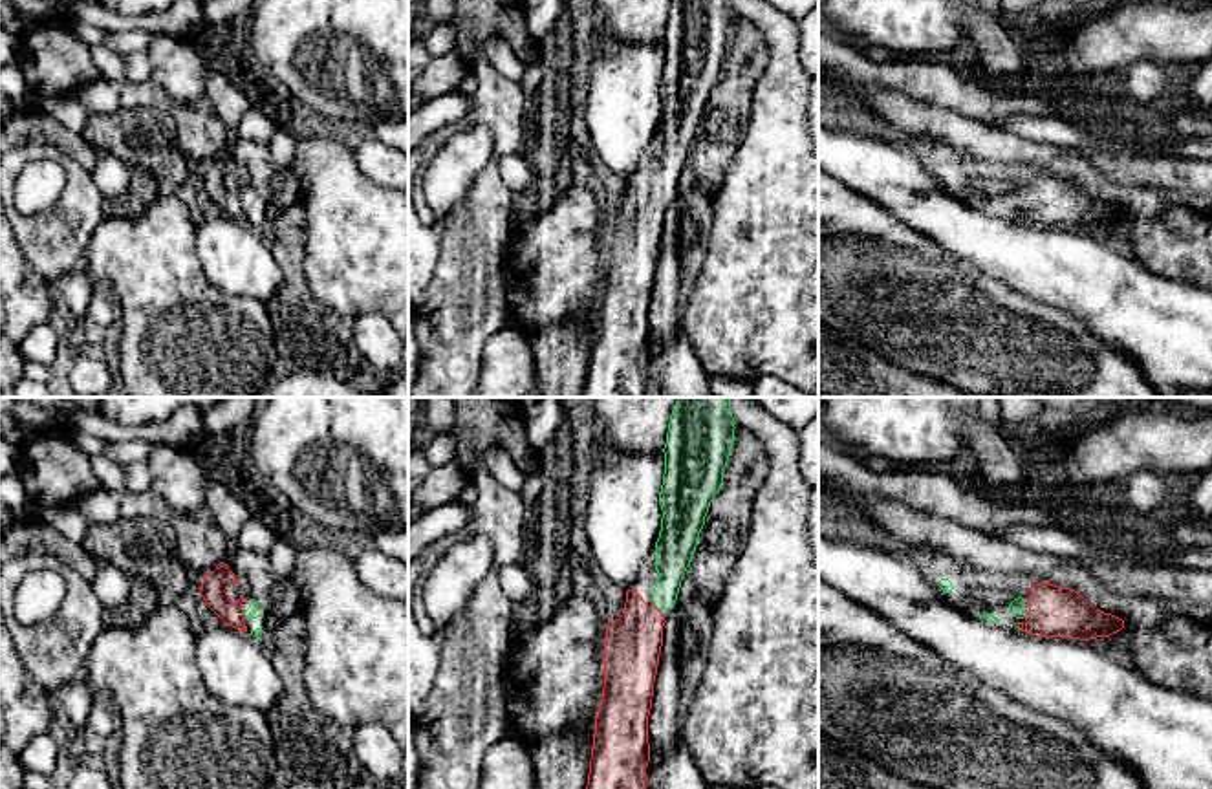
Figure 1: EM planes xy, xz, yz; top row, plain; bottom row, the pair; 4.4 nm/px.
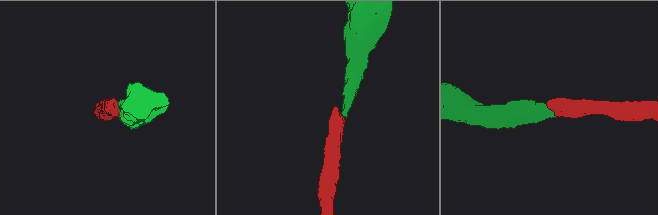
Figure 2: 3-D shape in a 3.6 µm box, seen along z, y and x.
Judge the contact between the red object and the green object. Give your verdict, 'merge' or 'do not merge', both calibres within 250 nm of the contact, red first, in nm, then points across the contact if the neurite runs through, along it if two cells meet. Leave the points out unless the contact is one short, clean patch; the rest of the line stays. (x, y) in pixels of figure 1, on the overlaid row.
merge; 260 nm thick on the red side, 160 nm on the other; runs through xz (632, 645), (641, 623), (654, 606), (665, 595), (674, 553)

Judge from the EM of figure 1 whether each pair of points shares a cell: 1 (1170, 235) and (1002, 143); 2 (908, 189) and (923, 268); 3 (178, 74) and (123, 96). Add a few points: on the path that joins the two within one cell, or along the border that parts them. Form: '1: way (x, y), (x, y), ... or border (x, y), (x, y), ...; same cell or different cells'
1: way (1128, 196), (1103, 189), (1073, 162), (1044, 158); same cell
2: border (879, 205), (952, 253); different cells
3: border (152, 79), (173, 97), (193, 107); different cells

